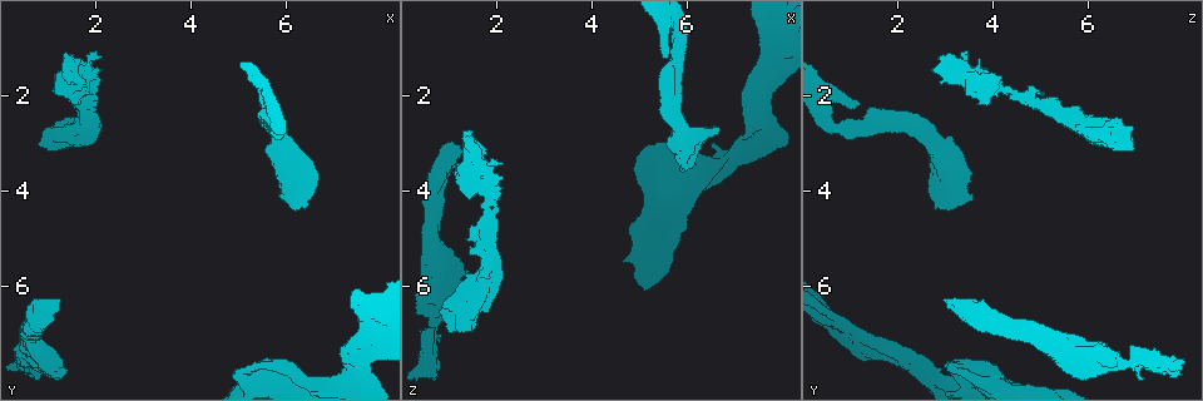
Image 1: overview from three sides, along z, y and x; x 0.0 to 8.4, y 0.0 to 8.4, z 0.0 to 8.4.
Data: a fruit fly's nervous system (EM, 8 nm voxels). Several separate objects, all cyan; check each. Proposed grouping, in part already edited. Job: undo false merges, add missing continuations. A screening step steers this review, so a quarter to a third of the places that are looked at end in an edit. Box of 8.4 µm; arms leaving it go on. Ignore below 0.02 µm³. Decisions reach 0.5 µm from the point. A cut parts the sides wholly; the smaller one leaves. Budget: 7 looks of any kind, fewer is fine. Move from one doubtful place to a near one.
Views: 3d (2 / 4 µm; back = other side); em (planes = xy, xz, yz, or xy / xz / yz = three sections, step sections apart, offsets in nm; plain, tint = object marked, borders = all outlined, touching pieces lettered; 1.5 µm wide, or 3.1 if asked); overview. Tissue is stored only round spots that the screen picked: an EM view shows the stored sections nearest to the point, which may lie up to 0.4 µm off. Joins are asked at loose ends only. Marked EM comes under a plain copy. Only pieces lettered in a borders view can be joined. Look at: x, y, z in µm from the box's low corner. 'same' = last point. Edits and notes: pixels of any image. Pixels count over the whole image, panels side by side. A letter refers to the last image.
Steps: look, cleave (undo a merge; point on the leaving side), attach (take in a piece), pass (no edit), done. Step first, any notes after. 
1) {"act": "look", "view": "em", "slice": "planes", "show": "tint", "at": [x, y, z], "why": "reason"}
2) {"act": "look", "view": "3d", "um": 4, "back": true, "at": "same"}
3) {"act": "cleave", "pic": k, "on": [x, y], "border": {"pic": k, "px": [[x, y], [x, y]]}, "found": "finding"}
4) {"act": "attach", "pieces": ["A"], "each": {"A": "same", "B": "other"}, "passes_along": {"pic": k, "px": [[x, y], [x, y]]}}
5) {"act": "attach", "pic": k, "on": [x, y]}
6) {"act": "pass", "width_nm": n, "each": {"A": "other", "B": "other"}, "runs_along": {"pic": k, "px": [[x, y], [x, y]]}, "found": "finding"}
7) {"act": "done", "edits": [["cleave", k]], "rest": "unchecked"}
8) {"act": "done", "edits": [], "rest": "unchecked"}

{"act": "look", "view": "3d", "um": 4, "back": true, "at": [5.95, 3.85, 3.50], "why": "free end"}

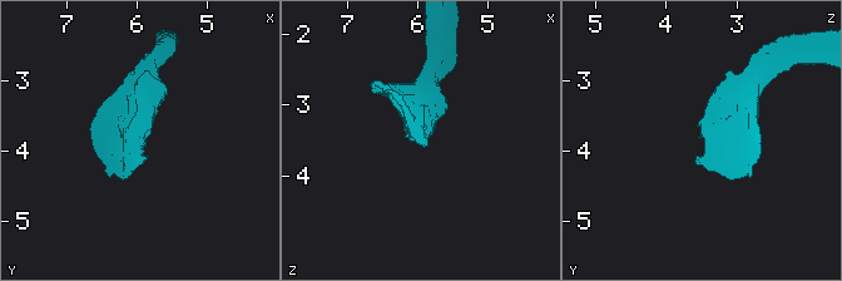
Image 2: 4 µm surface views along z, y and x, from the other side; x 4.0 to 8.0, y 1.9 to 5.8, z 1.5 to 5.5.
{"act": "look", "view": "em", "slice": "planes", "show": "borders", "at": [5.90, 3.80, 3.55]}

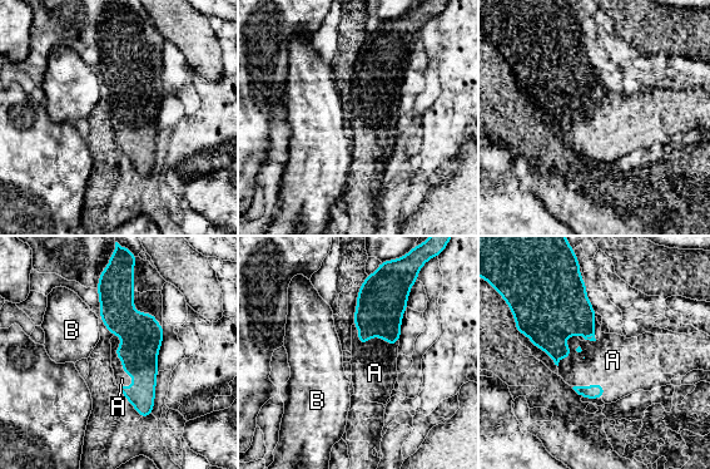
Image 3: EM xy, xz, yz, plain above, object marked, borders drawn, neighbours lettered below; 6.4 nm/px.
{"act": "attach", "pieces": ["A"], "each": {"A": "same", "B": "other"}, "passes_along": {"pic": 3, "px": [[142, 336], [122, 360], [122, 379]]}, "found": "it goes on there"}

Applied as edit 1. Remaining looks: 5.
{"act": "look", "view": "em", "slice": "planes", "show": "borders", "at": [5.85, 7.80, 3.65], "why": "sudden change in width"}

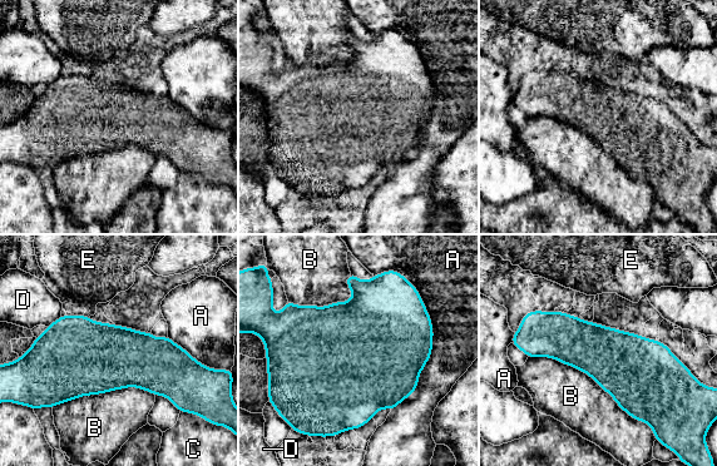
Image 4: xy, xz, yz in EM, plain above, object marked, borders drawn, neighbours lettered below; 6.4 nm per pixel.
{"act": "pass", "each": {"A": "other", "B": "other", "C": "other", "D": "other", "E": "other"}, "border": {"pic": 4, "px": [[528, 356], [586, 372], [649, 426]]}, "found": "all the same neuron"}

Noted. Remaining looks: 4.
{"act": "look", "view": "em", "slice": "planes", "show": "borders", "at": [5.55, 2.20, 1.20], "why": "tapers out"}

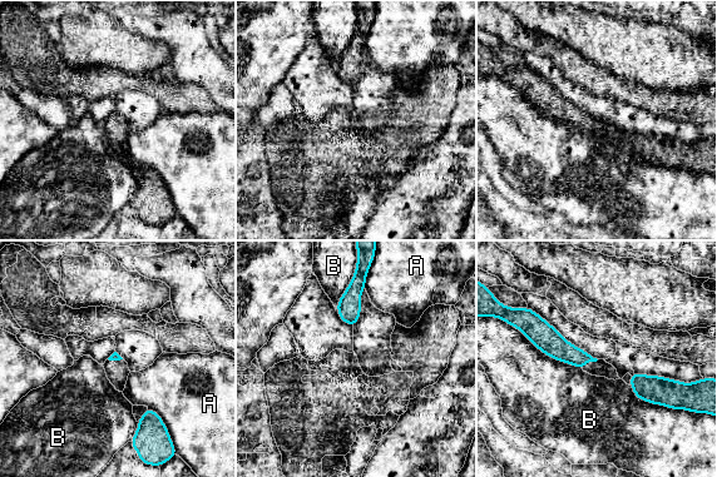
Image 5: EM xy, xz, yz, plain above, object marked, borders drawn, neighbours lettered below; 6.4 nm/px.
{"act": "pass", "each": {"A": "other", "B": "other"}, "border": {"pic": 5, "px": [[517, 327], [545, 354], [582, 369]]}, "found": "no lettered piece goes on from it"}

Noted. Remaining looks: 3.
{"act": "done", "edits": [["attach", 3]], "rest": "unchecked"}

